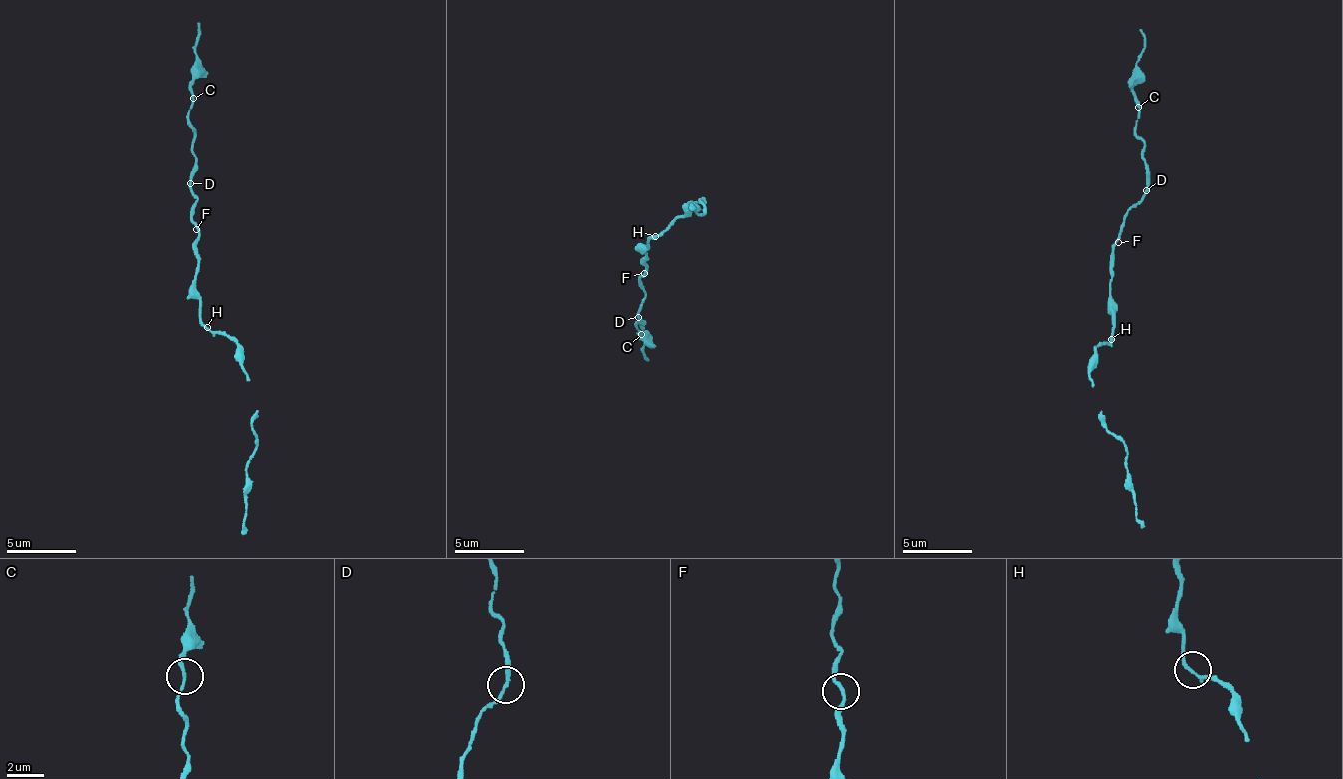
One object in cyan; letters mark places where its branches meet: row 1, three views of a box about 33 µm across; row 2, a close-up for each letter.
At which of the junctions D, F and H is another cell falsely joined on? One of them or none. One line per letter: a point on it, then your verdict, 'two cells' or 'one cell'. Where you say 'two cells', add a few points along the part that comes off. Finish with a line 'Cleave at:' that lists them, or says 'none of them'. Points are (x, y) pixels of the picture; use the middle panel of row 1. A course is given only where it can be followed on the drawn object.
D: at (638, 317); one cell
F: at (644, 273); one cell
H: at (655, 236); one cell
Cleave at: none of them

